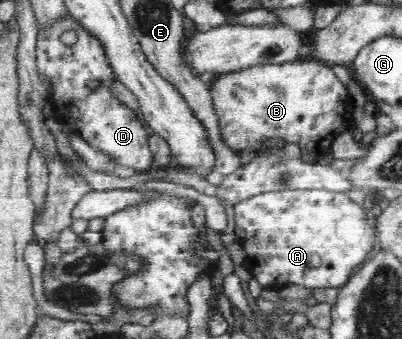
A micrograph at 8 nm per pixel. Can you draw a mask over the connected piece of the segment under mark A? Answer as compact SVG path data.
M281 189L260 193L234 205L239 241L247 251L243 266L268 289L280 291L289 284L314 288L345 286L353 269L361 265L377 244L373 222L369 222L363 206L349 199L344 192L326 189Z

